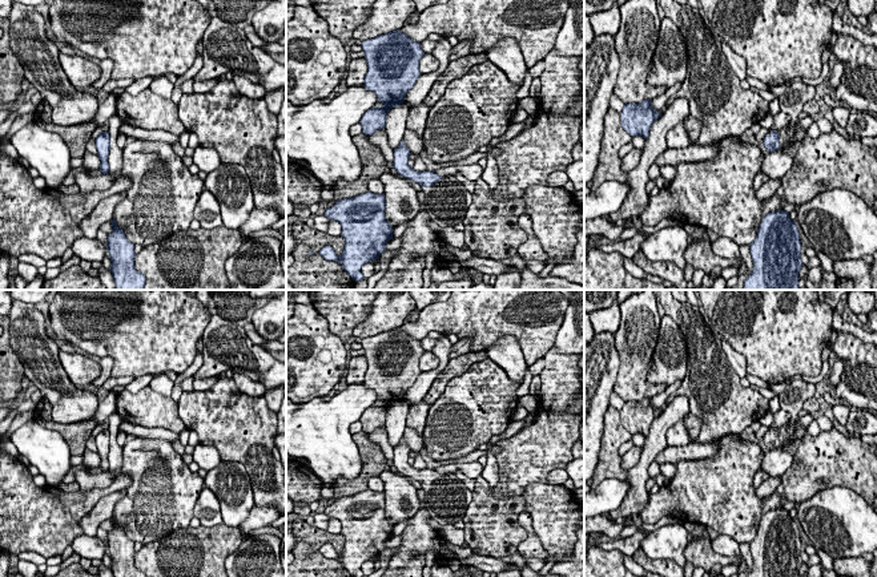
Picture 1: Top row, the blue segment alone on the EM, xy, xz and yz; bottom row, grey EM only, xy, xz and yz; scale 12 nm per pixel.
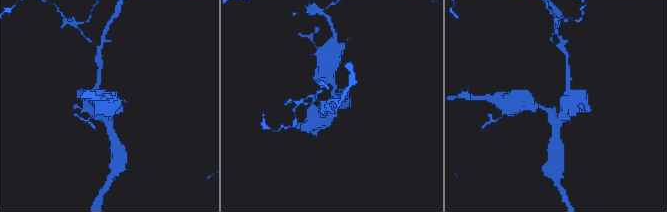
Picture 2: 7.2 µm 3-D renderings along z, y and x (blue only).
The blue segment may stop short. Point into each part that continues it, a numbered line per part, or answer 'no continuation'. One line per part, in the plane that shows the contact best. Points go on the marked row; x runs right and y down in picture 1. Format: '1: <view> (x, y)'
1: xz (446, 202)

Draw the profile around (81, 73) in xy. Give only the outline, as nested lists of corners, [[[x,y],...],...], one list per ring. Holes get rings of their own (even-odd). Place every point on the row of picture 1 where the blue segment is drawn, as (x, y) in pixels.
[[[61,52],[59,53],[59,60],[68,80],[79,92],[92,90],[92,85],[98,80],[101,73],[98,65],[77,55],[69,56]]]

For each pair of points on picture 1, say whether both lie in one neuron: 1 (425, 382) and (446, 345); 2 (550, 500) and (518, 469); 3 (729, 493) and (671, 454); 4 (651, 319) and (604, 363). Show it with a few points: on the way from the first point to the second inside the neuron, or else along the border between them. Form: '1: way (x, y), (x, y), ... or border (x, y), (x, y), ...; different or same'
1: way (434, 372), (442, 364), (443, 354); same
2: border (546, 483), (530, 483), (521, 493); different
3: border (711, 456), (679, 460), (674, 464); different
4: border (614, 334), (619, 355), (615, 382); different

